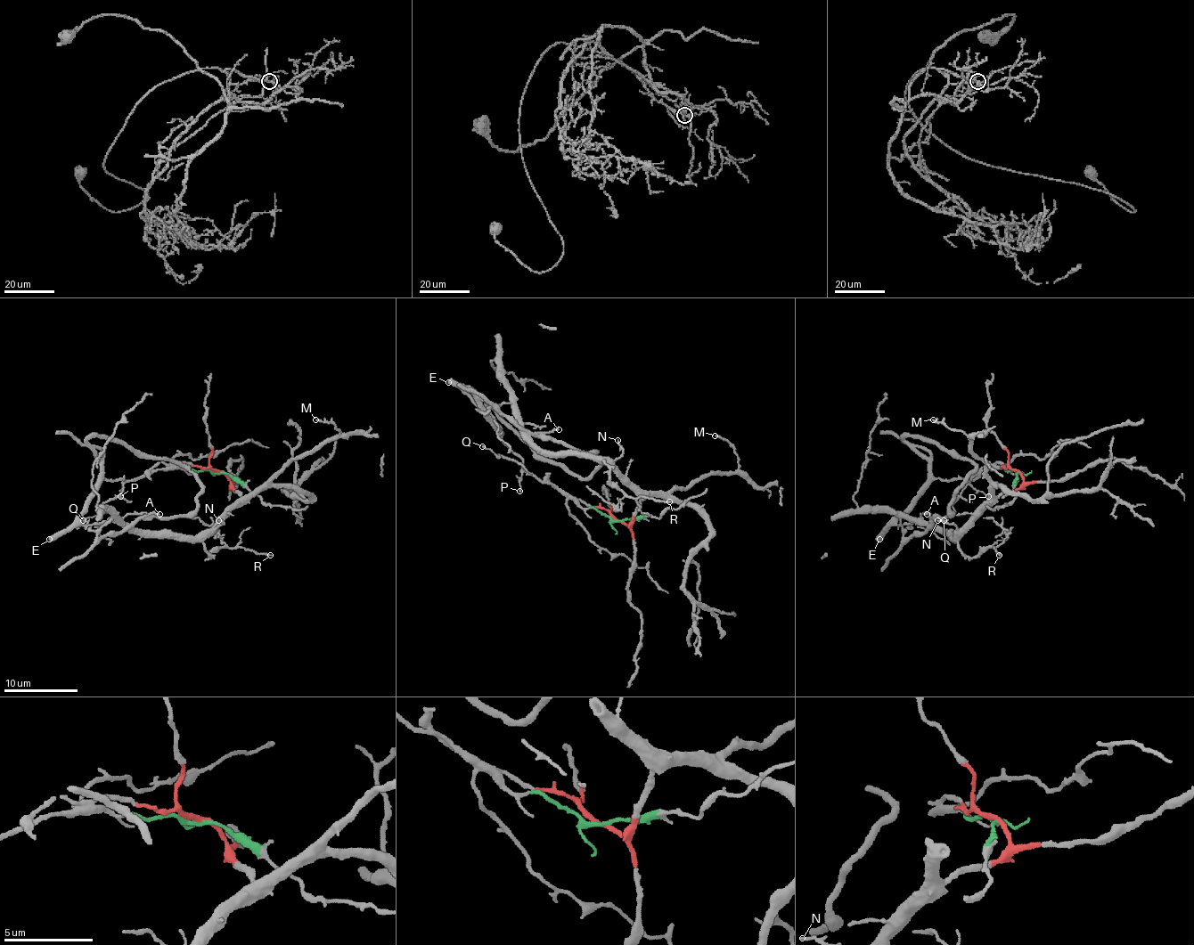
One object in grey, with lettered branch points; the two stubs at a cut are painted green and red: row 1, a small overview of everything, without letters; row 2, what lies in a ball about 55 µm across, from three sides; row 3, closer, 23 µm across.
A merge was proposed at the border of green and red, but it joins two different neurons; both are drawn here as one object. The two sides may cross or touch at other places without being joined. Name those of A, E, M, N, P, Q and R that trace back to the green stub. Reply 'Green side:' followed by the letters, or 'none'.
Green side: E, P, Q

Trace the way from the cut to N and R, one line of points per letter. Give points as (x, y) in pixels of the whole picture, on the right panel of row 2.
N: (1017, 473), (1022, 476), (1022, 484), (1000, 493), (994, 499), (989, 499), (960, 528), (950, 523), (937, 521)
R: (1017, 473), (1022, 484), (1000, 493), (958, 543), (967, 556), (976, 556), (985, 547), (994, 547), (998, 554)

